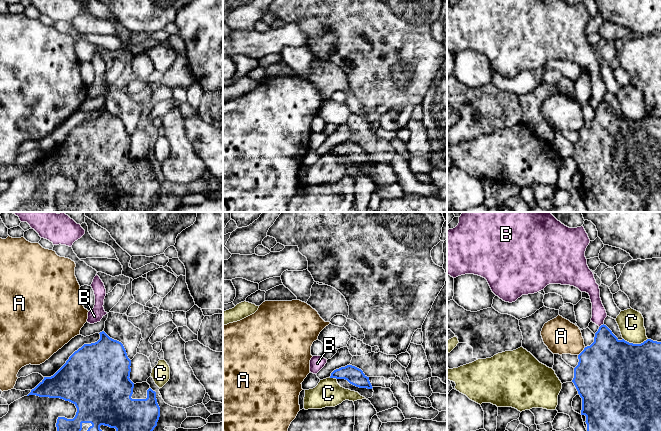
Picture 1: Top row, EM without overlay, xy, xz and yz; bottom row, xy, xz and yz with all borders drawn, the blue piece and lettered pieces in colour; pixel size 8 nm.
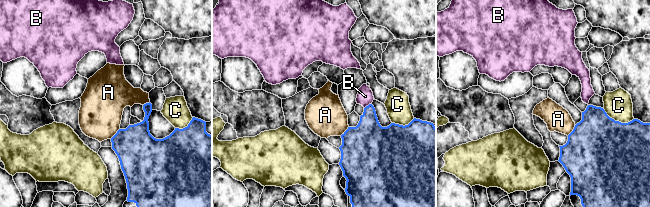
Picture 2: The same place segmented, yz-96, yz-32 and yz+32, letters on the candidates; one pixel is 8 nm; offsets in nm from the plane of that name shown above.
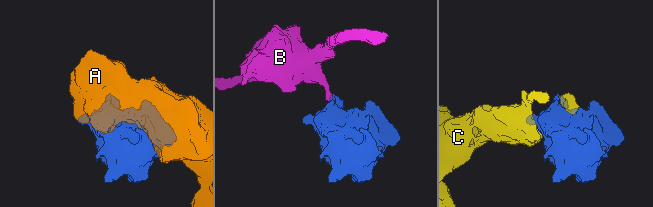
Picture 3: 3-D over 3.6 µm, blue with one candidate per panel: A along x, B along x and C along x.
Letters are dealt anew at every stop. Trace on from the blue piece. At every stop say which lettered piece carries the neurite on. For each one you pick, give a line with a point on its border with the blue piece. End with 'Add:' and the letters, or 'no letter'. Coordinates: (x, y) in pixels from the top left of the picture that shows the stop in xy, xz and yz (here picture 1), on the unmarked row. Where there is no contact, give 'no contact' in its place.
Add: no letter

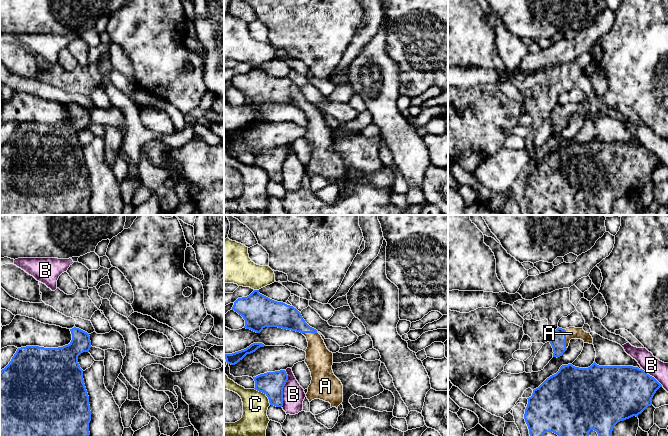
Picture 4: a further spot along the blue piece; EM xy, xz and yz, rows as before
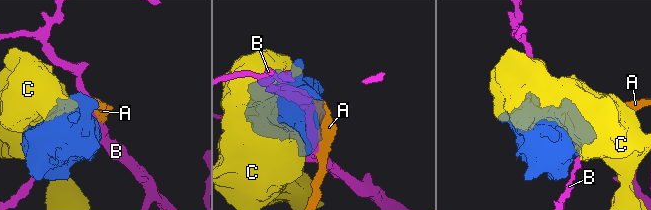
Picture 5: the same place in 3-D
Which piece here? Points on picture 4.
A: meets blue in yz at (565, 115)
Add: A

